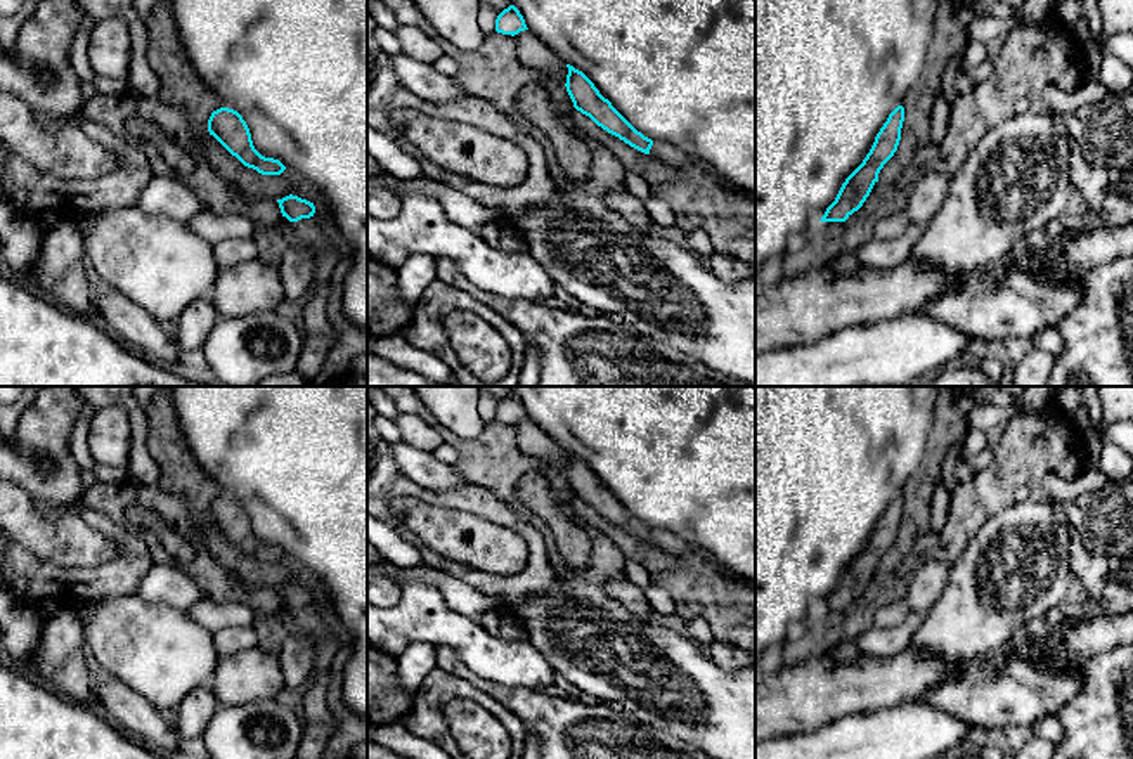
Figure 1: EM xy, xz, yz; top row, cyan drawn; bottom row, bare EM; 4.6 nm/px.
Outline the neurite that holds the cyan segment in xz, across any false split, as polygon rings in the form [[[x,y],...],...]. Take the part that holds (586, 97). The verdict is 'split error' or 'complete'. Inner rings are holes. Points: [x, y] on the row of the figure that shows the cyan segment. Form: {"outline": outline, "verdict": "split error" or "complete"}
{"outline": [[[566,64],[566,92],[573,107],[589,116],[598,126],[618,137],[631,147],[651,154],[672,168],[688,168],[693,161],[667,142],[651,140],[638,132],[613,106],[605,99],[594,83],[579,69]]], "verdict": "split error"}

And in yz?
{"outline": [[[897,106],[877,133],[863,163],[845,178],[835,201],[826,208],[819,222],[845,222],[863,206],[878,182],[880,170],[897,151],[903,121],[904,107]]], "verdict": "complete"}

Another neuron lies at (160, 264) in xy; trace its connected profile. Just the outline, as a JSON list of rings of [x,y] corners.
[[[137,206],[76,215],[85,243],[85,258],[109,288],[147,310],[159,324],[177,321],[184,308],[211,298],[218,277],[213,244],[192,232],[185,222]]]

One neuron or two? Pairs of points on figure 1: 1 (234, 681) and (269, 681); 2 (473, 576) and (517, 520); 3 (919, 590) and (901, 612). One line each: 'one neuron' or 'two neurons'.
1: one neuron
2: one neuron
3: two neurons

